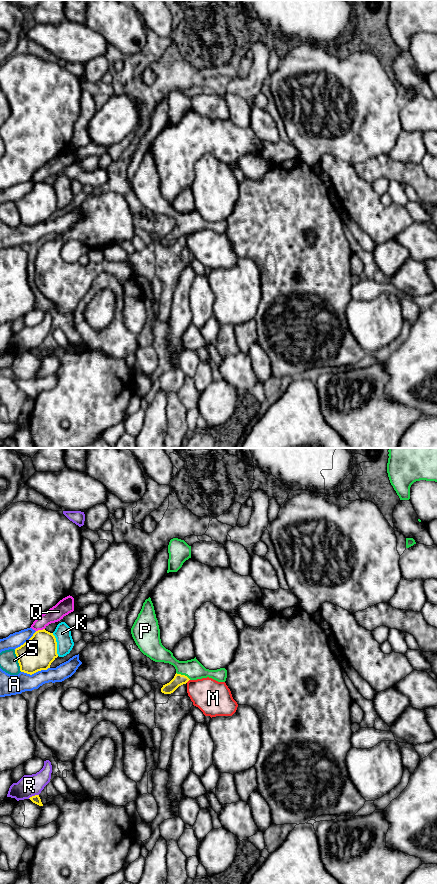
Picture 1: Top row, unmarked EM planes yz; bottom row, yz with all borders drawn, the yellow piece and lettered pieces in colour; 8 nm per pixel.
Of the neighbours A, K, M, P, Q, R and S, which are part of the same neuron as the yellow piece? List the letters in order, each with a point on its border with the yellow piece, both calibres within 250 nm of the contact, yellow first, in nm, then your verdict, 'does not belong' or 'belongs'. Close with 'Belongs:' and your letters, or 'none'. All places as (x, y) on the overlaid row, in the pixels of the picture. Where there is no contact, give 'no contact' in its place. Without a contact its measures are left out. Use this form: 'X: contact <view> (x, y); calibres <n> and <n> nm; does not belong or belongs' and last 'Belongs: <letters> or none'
A: contact yz (35, 672); calibres 260 and 160 nm; does not belong
K: contact yz (56, 644); calibres 260 and 140 nm; does not belong
M: contact yz (187, 681); calibres 90 and 280 nm; does not belong
P: contact yz (183, 675); calibres 90 and 160 nm; belongs
Q: contact yz (40, 630); calibres 260 and 120 nm; does not belong
R: contact yz (33, 796); calibres 70 and 180 nm; does not belong
S: contact yz (18, 661); calibres 260 and 140 nm; does not belong
Belongs: P

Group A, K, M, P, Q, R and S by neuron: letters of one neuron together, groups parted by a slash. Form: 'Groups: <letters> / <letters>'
Groups: A / K / M / P / Q / R / S

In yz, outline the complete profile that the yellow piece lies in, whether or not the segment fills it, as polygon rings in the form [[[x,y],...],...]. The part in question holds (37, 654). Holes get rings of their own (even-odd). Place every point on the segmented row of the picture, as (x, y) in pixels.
[[[45,629],[38,630],[27,642],[15,649],[15,654],[21,672],[32,675],[47,670],[58,657],[56,638]]]

